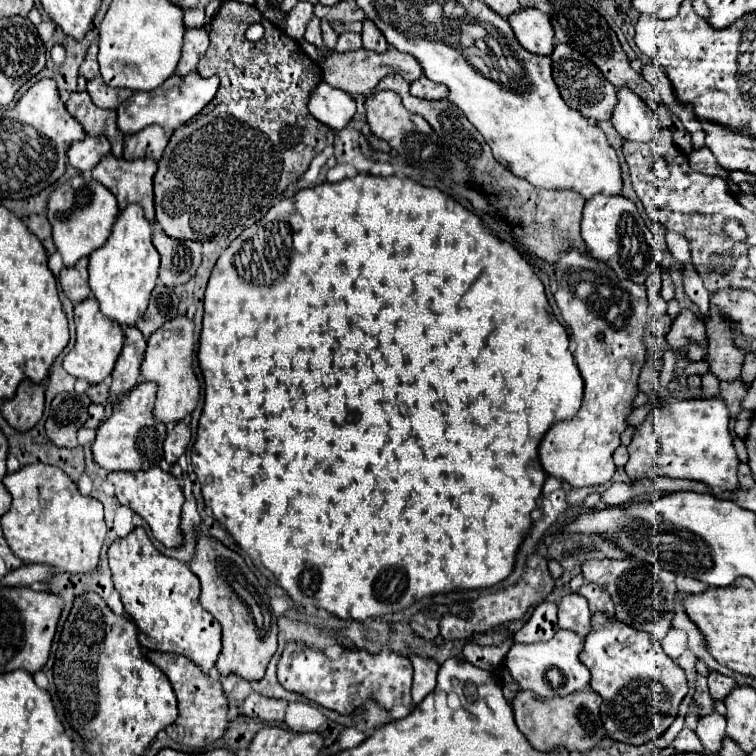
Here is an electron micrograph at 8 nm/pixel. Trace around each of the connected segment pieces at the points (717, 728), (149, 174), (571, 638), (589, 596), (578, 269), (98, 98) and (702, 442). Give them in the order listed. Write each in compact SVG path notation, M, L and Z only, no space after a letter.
M712 712L712 714L708 714L708 716L698 720L696 736L700 738L700 742L702 742L706 752L710 752L710 754L718 754L720 752L722 740L726 738L724 724L726 724L726 720L718 712Z
M114 154L102 156L100 164L92 168L92 178L102 182L116 198L120 210L128 204L140 204L146 218L154 224L154 192L152 178L156 174L156 160L136 158L124 160Z
M558 630L548 642L534 644L514 644L506 654L504 666L510 672L512 680L520 686L520 690L530 690L540 698L566 696L576 690L586 690L590 686L590 670L578 660L582 652L584 638L570 630Z
M582 584L580 590L578 590L580 596L584 596L590 604L590 612L602 612L608 616L608 620L614 620L614 606L612 606L612 600L608 598L608 594L598 588L596 584Z
M576 250L560 256L556 264L556 284L558 292L554 294L554 300L576 344L574 360L584 380L584 400L572 420L556 422L556 426L552 426L550 432L542 438L538 448L540 464L548 476L568 482L574 488L598 486L606 484L616 470L612 452L620 446L620 434L626 430L626 416L632 412L632 400L638 394L638 376L646 364L646 348L642 340L644 324L650 320L646 286L634 284L630 280L620 280L612 268L600 260L594 260L590 254L580 254Z
M100 76L88 80L88 86L86 86L92 102L98 106L98 108L118 108L120 100L118 100L118 90L116 88L110 88L108 84L104 84L104 80Z
M720 398L712 400L688 400L688 402L670 402L664 404L660 412L652 412L646 420L636 428L634 438L628 446L630 460L624 466L628 478L632 482L644 478L684 478L684 480L698 480L704 482L712 494L722 494L726 490L734 490L738 486L738 456L732 446L732 436L728 430L730 414L728 406Z

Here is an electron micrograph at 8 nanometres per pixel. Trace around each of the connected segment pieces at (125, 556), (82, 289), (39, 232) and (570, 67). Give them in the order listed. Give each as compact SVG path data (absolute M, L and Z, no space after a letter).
M134 528L126 538L116 540L108 548L108 562L114 588L120 594L126 614L138 628L138 642L148 650L182 654L208 674L222 650L220 624L200 606L200 580L192 574L190 566L160 554L144 528Z
M80 258L72 268L62 268L60 270L60 286L62 292L72 304L76 306L80 300L90 296L90 286L88 286L88 258Z
M32 214L30 218L28 218L28 222L26 222L26 226L28 226L28 230L32 230L34 232L34 236L42 242L42 246L44 246L44 250L48 252L48 254L54 254L56 252L56 246L54 246L54 242L52 242L52 228L50 228L50 222L48 222L48 218L44 216L44 214Z
M556 44L550 58L552 58L552 68L554 68L554 82L560 88L562 98L574 110L582 112L582 116L586 116L586 120L592 124L600 120L610 120L616 108L616 88L608 84L608 80L600 74L600 70L586 56L580 56L576 50L572 50L566 44Z

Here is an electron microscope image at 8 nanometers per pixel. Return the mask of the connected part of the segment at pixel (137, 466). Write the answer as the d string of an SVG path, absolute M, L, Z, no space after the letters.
M142 382L114 404L112 416L98 426L96 440L92 444L92 456L100 468L104 468L106 472L114 470L136 472L160 464L160 460L164 458L162 444L166 438L166 426L156 422L152 416L154 398L156 398L156 384Z

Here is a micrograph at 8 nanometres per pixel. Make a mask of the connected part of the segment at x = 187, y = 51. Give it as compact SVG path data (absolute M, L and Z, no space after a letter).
M204 26L202 28L186 28L182 58L178 62L176 74L186 76L192 70L196 70L196 64L198 64L200 56L204 56L206 48L208 48L208 30Z

